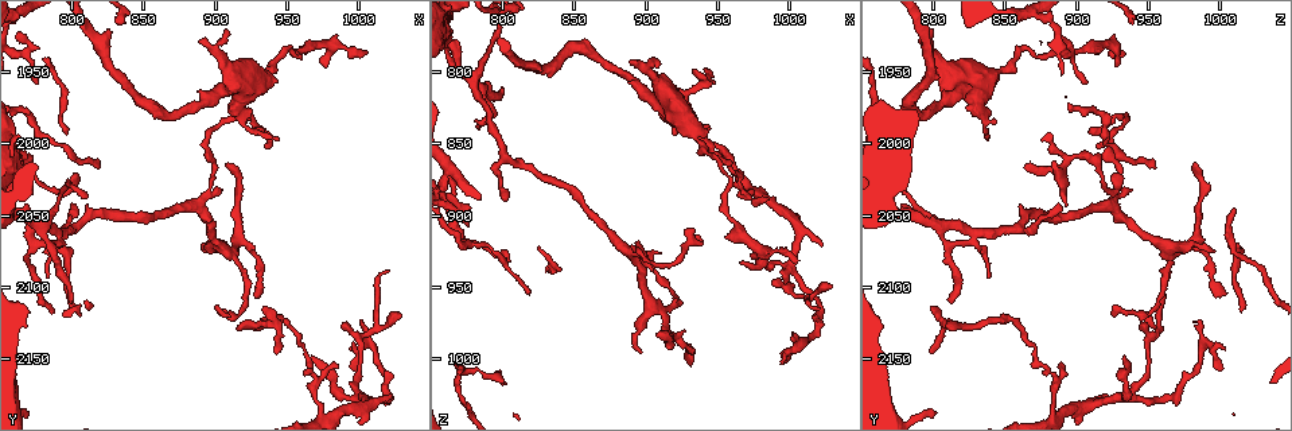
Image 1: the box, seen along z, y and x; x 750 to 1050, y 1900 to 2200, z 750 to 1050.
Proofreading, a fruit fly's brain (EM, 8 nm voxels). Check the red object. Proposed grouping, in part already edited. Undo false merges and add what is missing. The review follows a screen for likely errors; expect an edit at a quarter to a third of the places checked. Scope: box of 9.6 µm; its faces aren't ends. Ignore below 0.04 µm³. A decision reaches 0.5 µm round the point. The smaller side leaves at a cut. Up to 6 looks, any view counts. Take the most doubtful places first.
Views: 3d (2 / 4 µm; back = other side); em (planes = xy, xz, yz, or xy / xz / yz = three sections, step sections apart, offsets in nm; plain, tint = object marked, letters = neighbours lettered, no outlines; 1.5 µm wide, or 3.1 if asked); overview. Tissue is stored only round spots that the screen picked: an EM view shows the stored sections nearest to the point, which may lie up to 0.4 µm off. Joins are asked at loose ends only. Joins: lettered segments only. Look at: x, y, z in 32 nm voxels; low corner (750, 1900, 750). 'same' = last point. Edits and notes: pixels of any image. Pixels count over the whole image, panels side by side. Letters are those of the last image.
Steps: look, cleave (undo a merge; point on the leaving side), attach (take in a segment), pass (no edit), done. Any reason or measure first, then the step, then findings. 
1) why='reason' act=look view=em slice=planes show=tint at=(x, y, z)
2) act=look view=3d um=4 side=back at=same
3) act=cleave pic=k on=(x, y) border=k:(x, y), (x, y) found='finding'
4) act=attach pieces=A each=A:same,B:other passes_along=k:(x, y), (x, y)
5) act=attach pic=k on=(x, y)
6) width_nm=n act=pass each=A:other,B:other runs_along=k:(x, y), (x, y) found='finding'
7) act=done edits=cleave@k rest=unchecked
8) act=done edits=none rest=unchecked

why='branch stops here' act=look view=3d um=4 at=(976, 1946, 928)

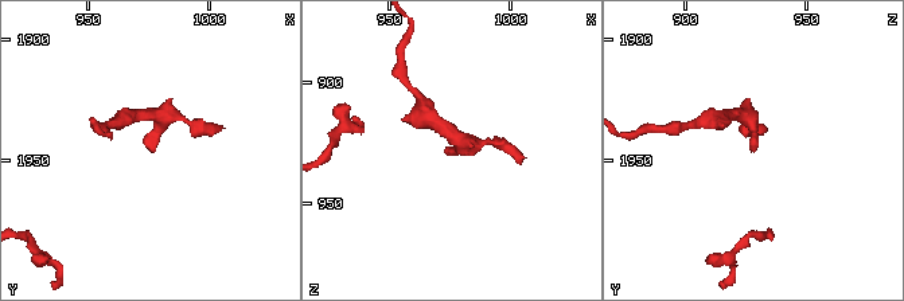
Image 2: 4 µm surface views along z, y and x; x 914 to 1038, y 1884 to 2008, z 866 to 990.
act=look view=em slice=xy step=4 show=tint at=(977, 1945, 928)

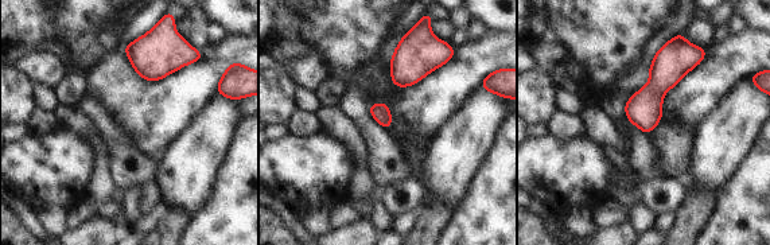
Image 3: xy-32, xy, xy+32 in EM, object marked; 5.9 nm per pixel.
why='another direction' act=look view=em slice=planes show=letters at=same

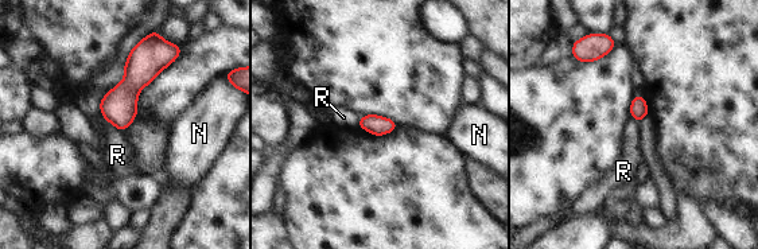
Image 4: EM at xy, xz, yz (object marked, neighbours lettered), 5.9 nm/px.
act=pass each=N:other,R:other found='none of them fits'

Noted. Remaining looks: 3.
why='branch stops here' act=look view=em slice=xy step=4 show=tint at=(1020, 2174, 920)

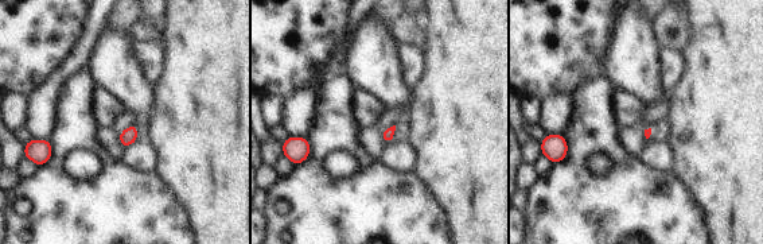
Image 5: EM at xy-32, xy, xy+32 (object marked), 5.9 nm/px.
act=look view=em slice=planes show=letters at=same

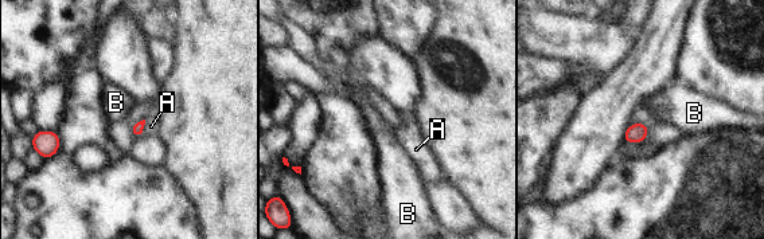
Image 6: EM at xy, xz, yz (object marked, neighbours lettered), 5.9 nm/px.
act=attach pieces=A each=A:same,B:other found='it goes on there'

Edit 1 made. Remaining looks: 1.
act=done edits=attach@6 rest=unchecked

